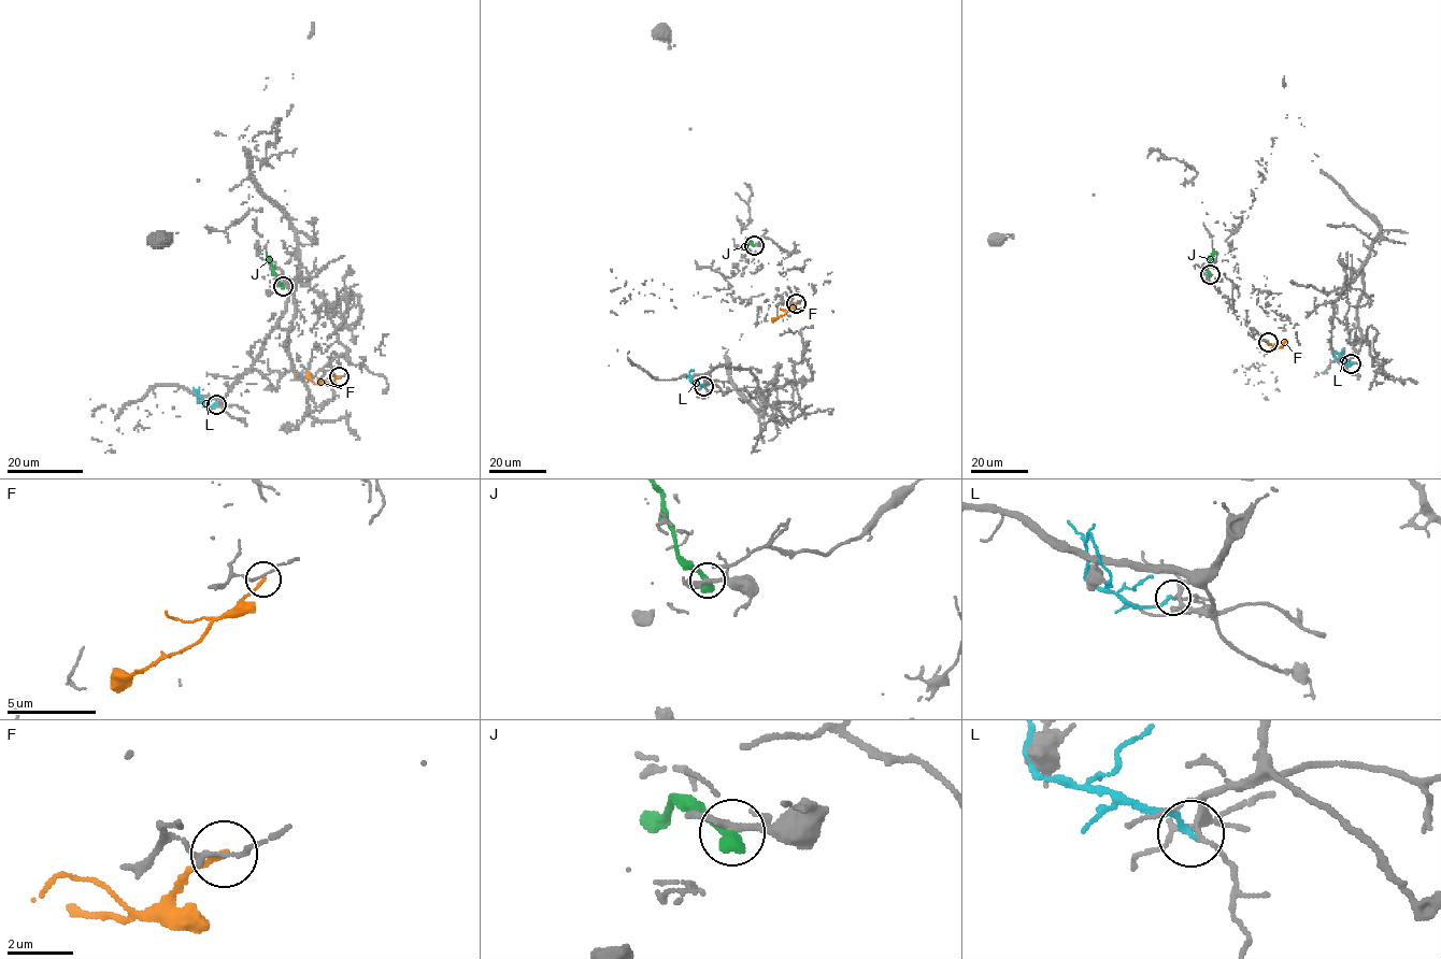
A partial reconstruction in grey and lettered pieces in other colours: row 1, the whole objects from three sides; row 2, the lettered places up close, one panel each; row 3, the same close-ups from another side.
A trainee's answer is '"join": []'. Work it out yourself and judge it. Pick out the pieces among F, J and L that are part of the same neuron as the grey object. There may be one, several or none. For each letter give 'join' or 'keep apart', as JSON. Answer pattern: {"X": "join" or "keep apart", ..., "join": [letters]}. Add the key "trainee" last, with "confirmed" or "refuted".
{"F": "keep apart", "J": "keep apart", "L": "keep apart", "join": [], "trainee": "confirmed"}

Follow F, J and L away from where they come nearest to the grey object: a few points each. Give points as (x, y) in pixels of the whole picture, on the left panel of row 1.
F: (339, 376), (328, 384), (314, 383), (308, 372)
J: (283, 286), (276, 280), (266, 253)
L: (216, 404), (207, 406), (199, 402), (198, 390), (201, 401)

